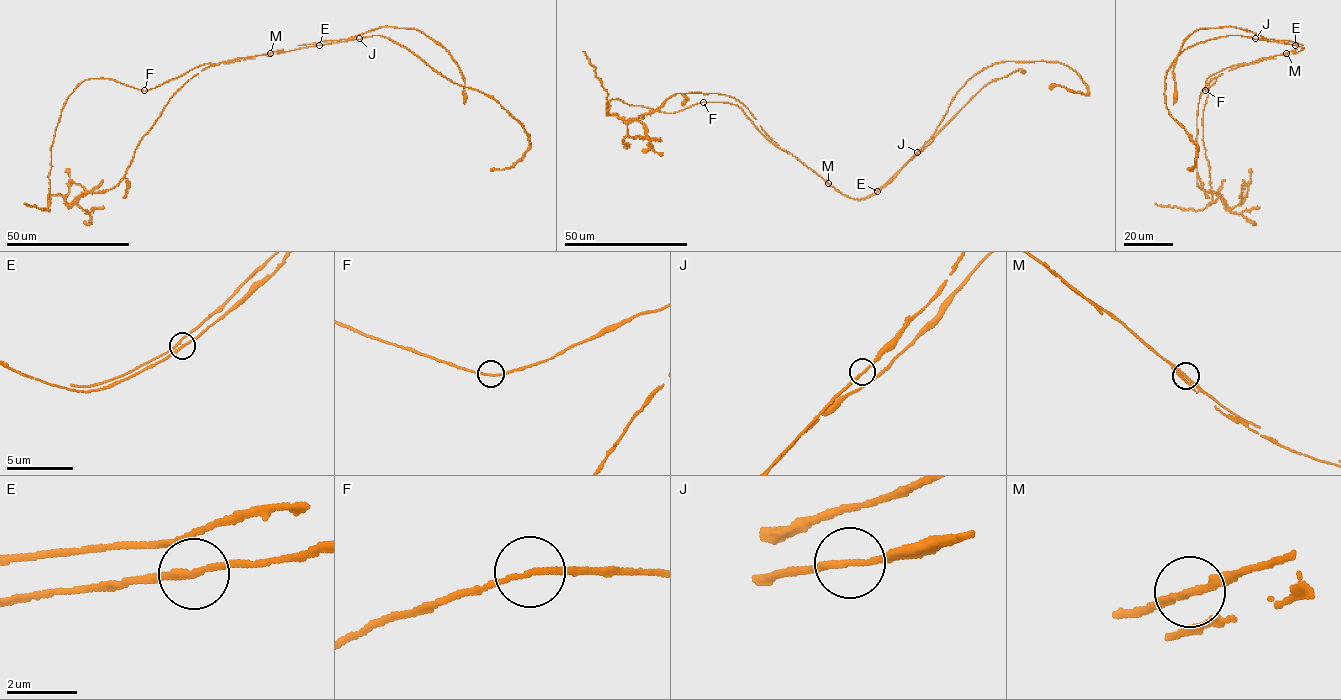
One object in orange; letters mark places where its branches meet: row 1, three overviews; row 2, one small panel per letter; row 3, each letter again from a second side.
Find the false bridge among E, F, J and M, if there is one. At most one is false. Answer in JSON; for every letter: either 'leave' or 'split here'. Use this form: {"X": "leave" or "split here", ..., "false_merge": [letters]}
{"E": "leave", "F": "leave", "J": "leave", "M": "leave", "false_merge": []}

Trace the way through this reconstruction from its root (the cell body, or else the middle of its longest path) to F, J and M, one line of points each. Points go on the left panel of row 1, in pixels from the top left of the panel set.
F: (199, 66), (144, 90)
J: (199, 66), (359, 39)
M: (199, 66), (270, 53)

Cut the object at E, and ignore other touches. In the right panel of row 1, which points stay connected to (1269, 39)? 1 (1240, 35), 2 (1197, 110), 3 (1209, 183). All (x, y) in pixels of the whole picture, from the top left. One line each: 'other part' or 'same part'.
1: same part
2: other part
3: other part

